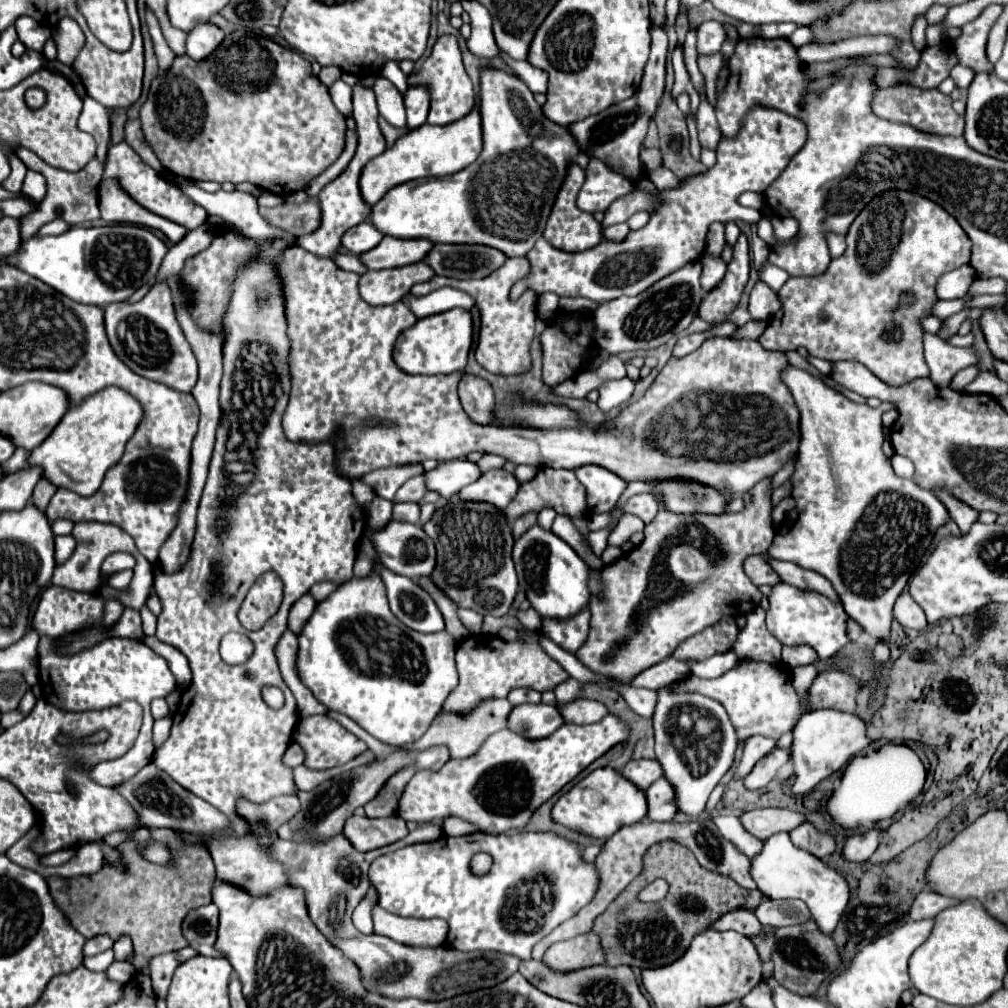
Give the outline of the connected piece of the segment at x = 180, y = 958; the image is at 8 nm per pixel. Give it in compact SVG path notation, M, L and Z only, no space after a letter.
M182 948L176 952L168 952L168 954L158 954L156 958L148 960L148 968L150 968L150 978L152 978L152 986L154 992L158 994L160 1000L166 1000L168 996L168 986L172 980L172 974L176 970L178 964L182 964L184 960L196 956L196 950L192 948Z

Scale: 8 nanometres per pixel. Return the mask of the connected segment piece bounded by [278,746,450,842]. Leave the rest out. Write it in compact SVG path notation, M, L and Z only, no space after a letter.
M432 746L424 752L414 752L414 754L392 754L386 760L376 760L370 766L360 766L356 770L350 770L334 780L328 780L324 784L320 784L318 788L310 790L310 792L298 792L296 796L300 798L300 814L296 814L296 818L288 820L288 824L282 824L278 834L284 840L294 840L294 842L324 842L328 838L334 838L338 834L344 832L344 824L346 820L354 814L354 810L362 804L366 804L368 800L372 800L376 796L376 792L380 790L380 786L402 766L406 766L408 762L416 762L418 770L430 768L430 770L438 770L444 762L448 762L450 754L446 746Z

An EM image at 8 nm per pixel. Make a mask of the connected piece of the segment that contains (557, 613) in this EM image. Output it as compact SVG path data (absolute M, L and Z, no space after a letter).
M540 526L530 528L520 540L514 542L512 560L518 574L520 590L526 592L530 606L540 614L540 618L564 620L580 614L580 610L588 606L590 568L564 540L560 540L552 532L546 532Z

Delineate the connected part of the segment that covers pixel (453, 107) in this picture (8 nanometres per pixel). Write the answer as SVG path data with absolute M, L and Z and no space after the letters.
M440 36L438 42L434 44L434 50L430 54L430 58L424 62L422 70L414 76L408 78L408 84L414 86L418 84L418 76L420 82L426 84L432 92L432 102L430 102L430 114L428 114L428 124L452 124L464 116L468 116L474 106L476 106L476 96L474 96L474 88L472 82L468 78L468 74L464 72L462 66L462 58L460 58L460 46L458 46L458 38L456 36Z

